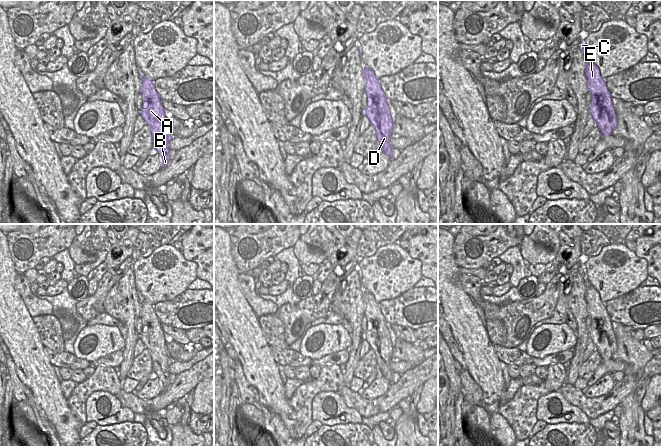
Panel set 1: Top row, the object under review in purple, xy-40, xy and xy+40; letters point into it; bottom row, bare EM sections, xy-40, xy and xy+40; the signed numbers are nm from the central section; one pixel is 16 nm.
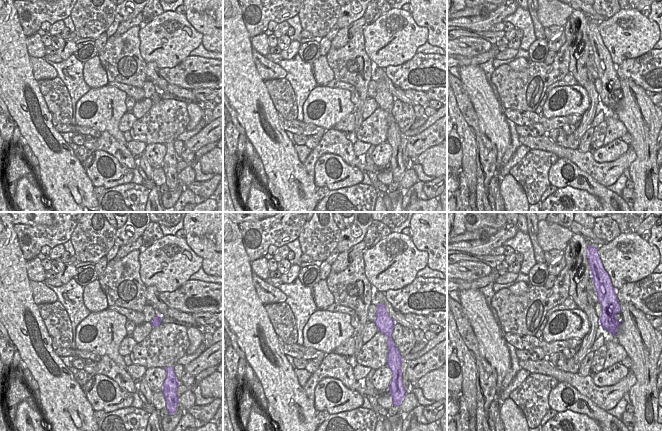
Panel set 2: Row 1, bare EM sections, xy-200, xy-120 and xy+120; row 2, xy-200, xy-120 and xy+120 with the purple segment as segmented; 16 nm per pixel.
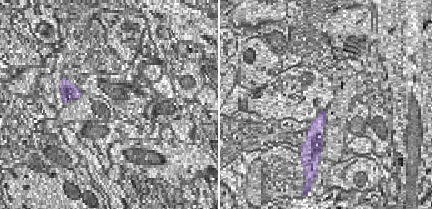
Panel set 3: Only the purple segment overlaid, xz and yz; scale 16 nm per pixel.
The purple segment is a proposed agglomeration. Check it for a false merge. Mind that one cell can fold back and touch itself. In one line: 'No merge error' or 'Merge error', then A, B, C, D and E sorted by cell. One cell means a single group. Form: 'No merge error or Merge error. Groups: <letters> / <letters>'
No merge error. Groups: A B C D E.

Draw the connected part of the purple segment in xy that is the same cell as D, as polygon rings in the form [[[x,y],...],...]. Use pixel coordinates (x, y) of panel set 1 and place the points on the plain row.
[[[364,290],[363,300],[365,304],[364,316],[367,319],[364,339],[375,352],[378,369],[391,385],[393,383],[393,371],[390,368],[390,362],[392,361],[393,343],[388,331],[388,323],[382,315],[379,303],[375,301],[373,294]]]

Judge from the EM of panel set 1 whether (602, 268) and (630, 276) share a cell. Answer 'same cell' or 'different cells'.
same cell

